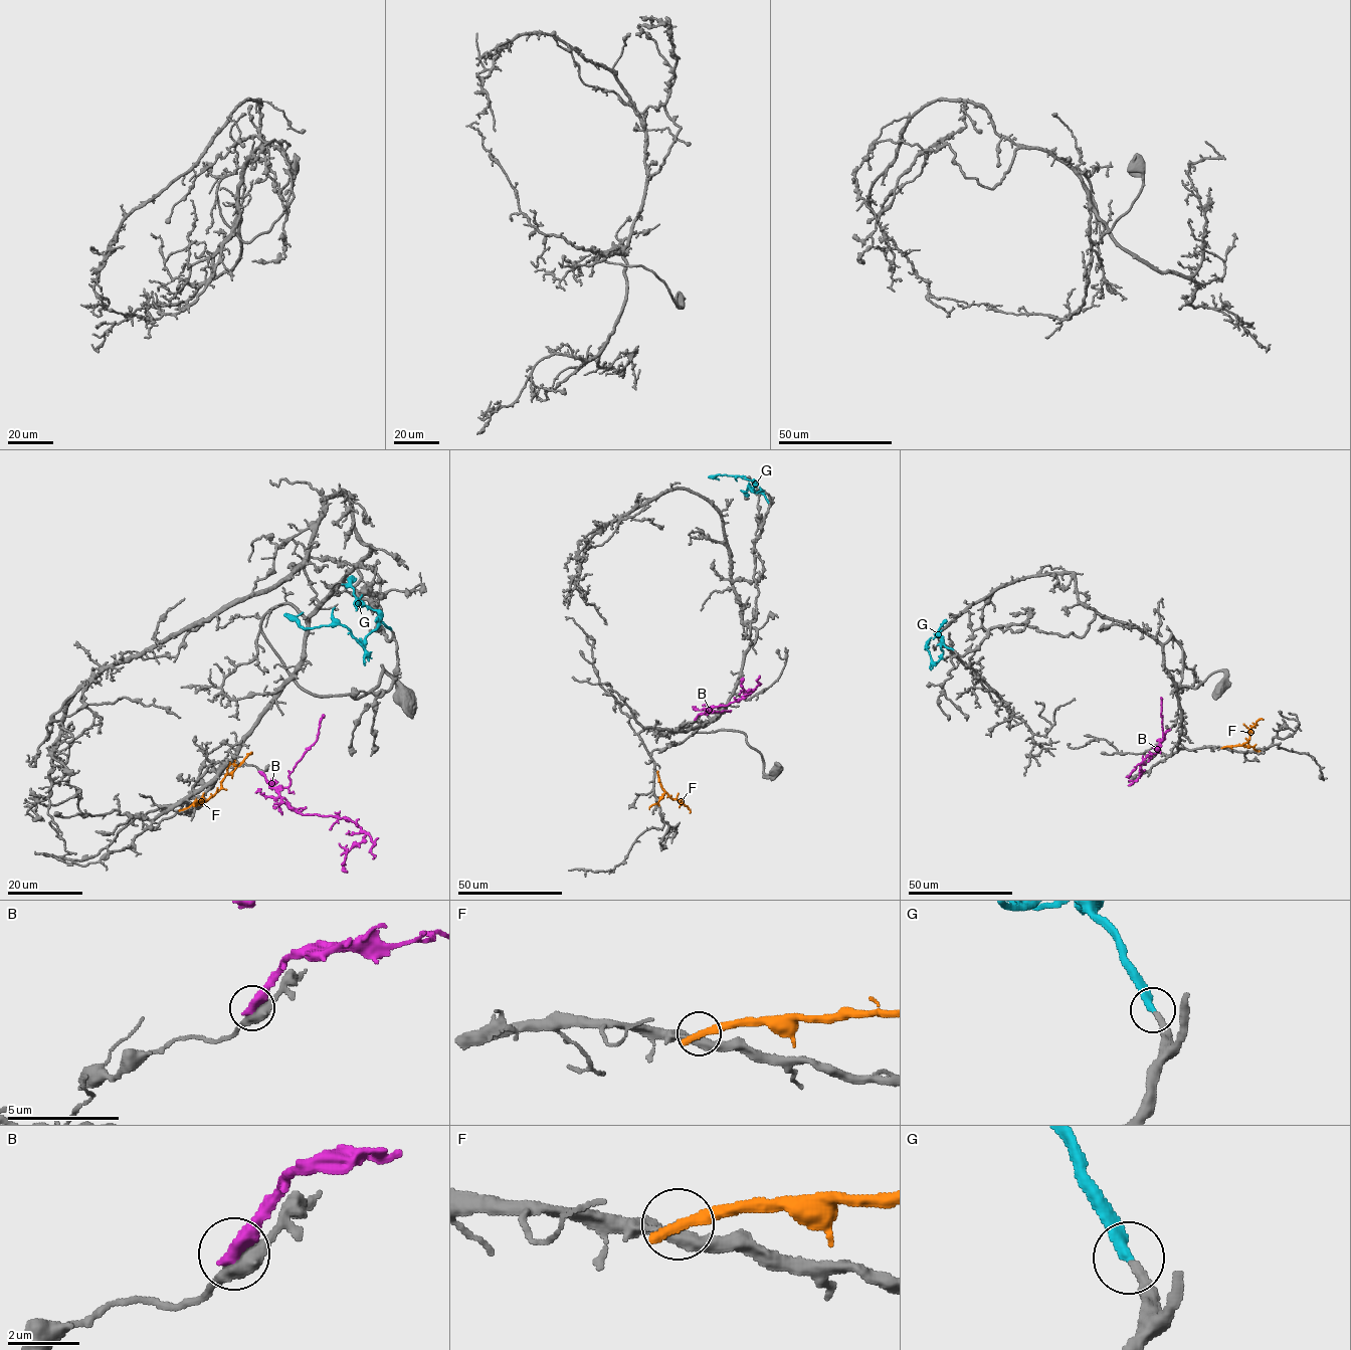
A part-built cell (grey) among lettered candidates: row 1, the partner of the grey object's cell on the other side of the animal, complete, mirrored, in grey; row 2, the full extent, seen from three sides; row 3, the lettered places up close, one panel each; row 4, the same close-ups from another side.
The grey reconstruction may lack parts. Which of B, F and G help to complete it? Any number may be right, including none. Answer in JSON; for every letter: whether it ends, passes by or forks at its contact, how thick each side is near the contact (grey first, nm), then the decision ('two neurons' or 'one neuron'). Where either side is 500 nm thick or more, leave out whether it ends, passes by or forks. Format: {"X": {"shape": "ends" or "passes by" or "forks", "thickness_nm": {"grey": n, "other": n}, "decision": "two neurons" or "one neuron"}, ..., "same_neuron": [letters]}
{"B": {"thickness_nm": {"grey": 480, "other": 500}, "decision": "two neurons"}, "F": {"shape": "ends", "thickness_nm": {"grey": 100, "other": 400}, "decision": "two neurons"}, "G": {"shape": "ends", "thickness_nm": {"grey": 280, "other": 360}, "decision": "one neuron"}, "same_neuron": ["G"]}

